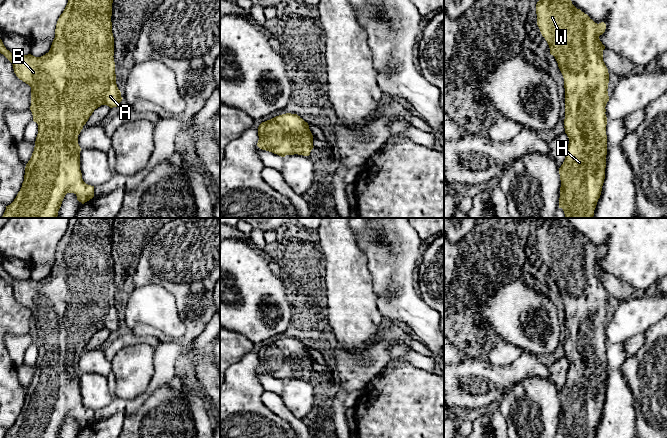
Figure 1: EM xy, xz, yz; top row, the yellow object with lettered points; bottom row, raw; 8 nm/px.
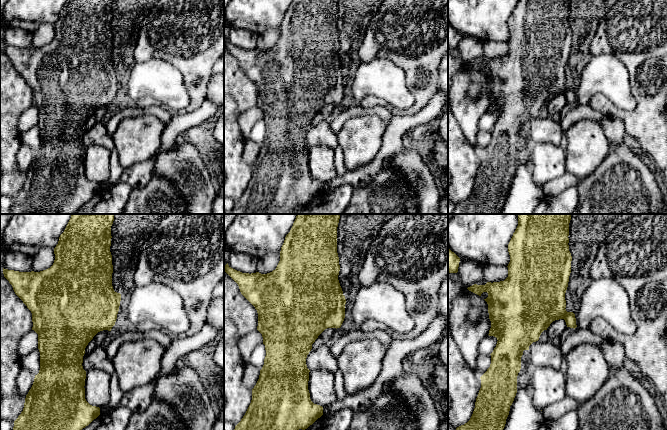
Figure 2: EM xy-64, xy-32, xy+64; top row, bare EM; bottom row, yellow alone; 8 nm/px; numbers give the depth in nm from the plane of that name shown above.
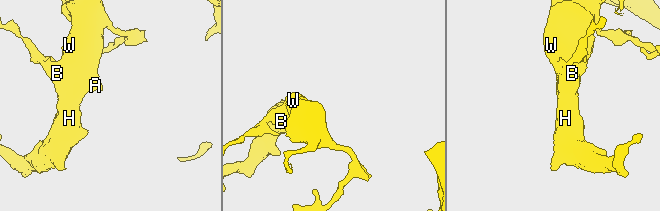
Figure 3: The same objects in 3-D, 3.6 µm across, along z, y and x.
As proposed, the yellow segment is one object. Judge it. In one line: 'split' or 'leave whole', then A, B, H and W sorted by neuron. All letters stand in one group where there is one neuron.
leave whole; A B H W

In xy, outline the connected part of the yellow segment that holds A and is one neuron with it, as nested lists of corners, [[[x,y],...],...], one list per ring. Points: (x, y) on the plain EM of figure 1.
[[[69,218],[68,227],[57,245],[51,272],[41,281],[14,279],[0,263],[0,277],[12,287],[16,300],[31,311],[30,334],[33,345],[38,348],[34,375],[26,388],[22,411],[14,425],[6,430],[4,438],[58,438],[67,417],[74,417],[82,428],[94,421],[94,410],[86,408],[82,403],[78,359],[95,333],[101,329],[117,331],[123,323],[116,308],[113,281],[113,224],[114,218]]]

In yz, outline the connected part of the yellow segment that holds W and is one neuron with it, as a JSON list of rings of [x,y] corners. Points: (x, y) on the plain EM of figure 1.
[[[547,218],[536,228],[537,249],[558,287],[565,312],[565,357],[569,362],[566,381],[559,392],[559,432],[564,438],[594,438],[605,403],[607,359],[606,328],[609,297],[603,285],[605,270],[599,260],[606,248],[595,247],[577,233],[566,218]]]

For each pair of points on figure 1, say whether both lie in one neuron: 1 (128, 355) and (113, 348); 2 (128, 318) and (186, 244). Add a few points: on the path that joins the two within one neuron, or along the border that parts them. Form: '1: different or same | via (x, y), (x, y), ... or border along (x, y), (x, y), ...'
1: different | border along (141, 342), (122, 347), (110, 360)
2: different | border along (135, 287), (159, 284), (175, 297)

